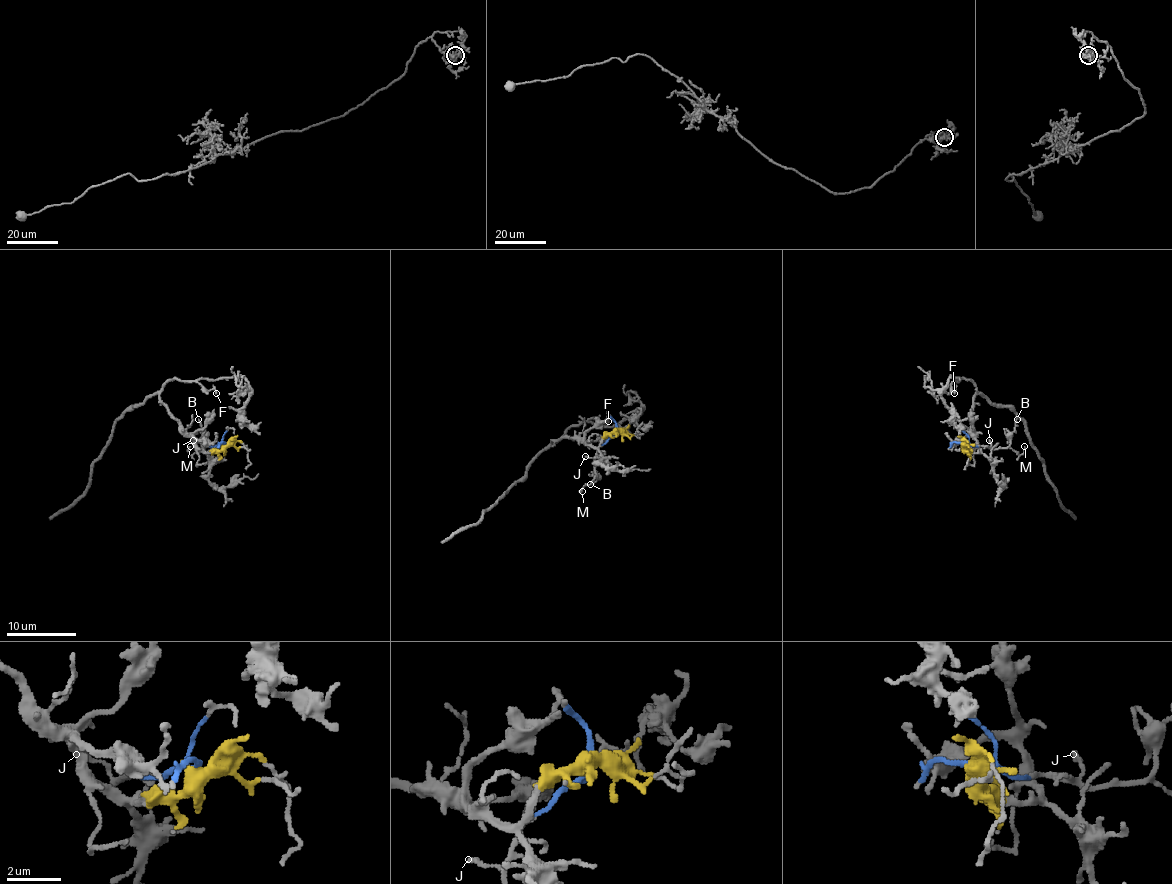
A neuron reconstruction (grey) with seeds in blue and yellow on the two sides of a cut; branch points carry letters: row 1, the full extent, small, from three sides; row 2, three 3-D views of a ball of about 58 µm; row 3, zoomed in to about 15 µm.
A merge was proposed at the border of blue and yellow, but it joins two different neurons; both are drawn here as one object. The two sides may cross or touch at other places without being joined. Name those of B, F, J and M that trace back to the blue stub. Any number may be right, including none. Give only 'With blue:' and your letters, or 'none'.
With blue: B, J, M

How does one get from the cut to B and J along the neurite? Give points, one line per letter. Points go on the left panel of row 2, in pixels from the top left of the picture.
B: (224, 443), (206, 445), (203, 449), (205, 431), (198, 419)
J: (224, 443), (203, 447), (193, 440)

